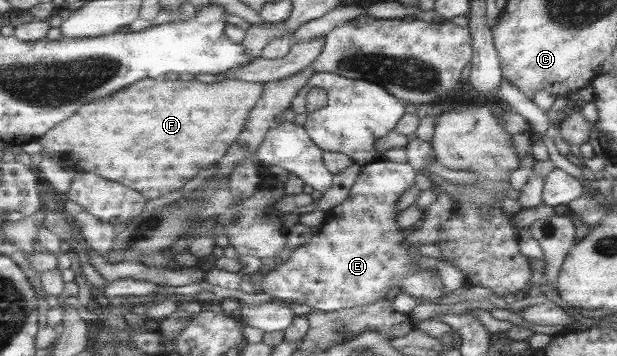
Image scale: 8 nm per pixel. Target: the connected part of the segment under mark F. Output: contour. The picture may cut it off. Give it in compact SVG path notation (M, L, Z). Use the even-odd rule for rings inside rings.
M147 78L119 94L86 102L71 118L58 124L39 138L51 156L62 154L80 172L103 175L115 182L140 190L149 199L165 196L185 188L185 182L199 176L197 172L215 166L242 136L251 113L265 94L265 84L247 80L227 80L207 84L199 80Z

